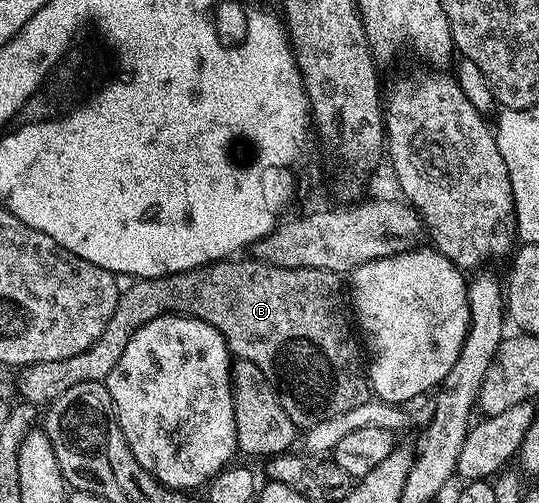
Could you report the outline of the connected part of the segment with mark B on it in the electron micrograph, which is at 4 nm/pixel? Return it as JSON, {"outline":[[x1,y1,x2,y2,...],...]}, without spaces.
{"outline":[[217,262,211,266,191,268,188,272,175,272,169,276,133,279,129,283,132,285,121,291,118,306,99,343,82,354,76,354,74,358,25,364,17,371,20,372,16,376,19,399,26,404,47,406,53,404,62,394,66,394,70,386,78,386,78,382,107,381,110,370,114,370,118,358,122,358,122,350,126,350,126,342,130,342,132,335,142,326,146,326,146,322,169,314,196,316,216,327,224,335,233,357,240,359,241,356,242,359,249,360,256,367,253,369,269,380,280,393,280,401,286,414,297,426,311,426,324,419,335,418,338,414,362,406,370,399,366,360,365,357,364,360,360,357,362,344,350,319,346,288,345,285,344,288,340,285,341,273,317,268,279,268,271,262,226,263,230,262]]}

